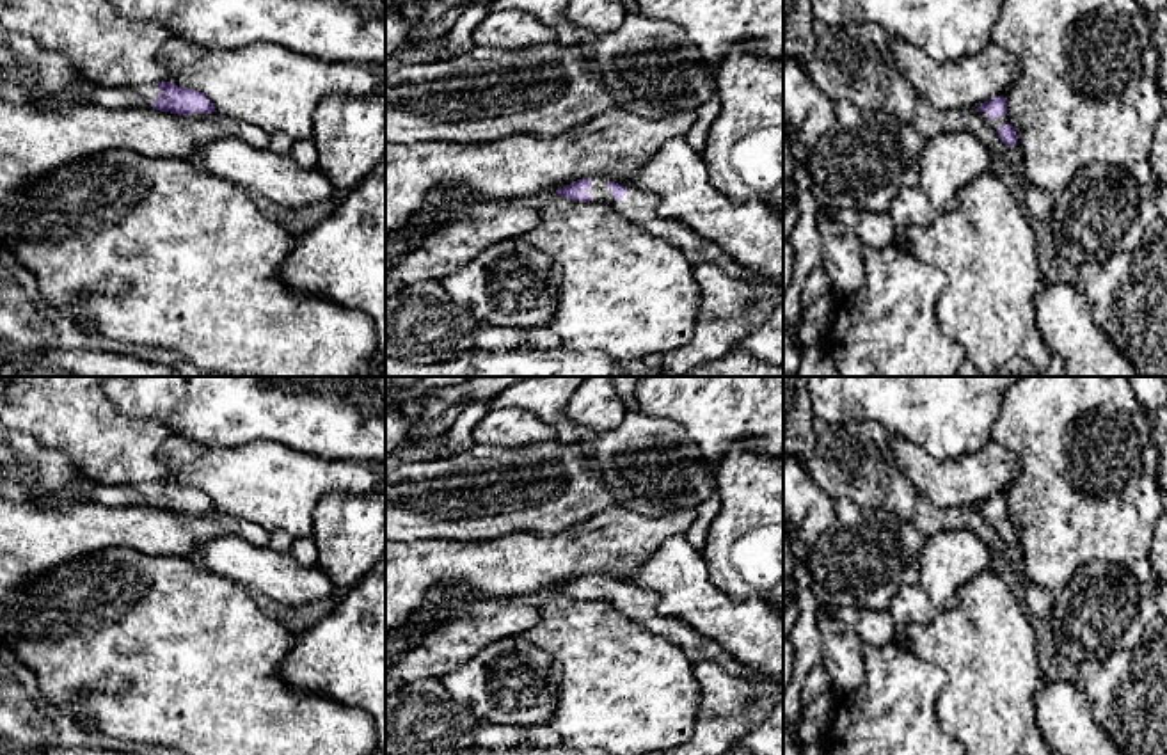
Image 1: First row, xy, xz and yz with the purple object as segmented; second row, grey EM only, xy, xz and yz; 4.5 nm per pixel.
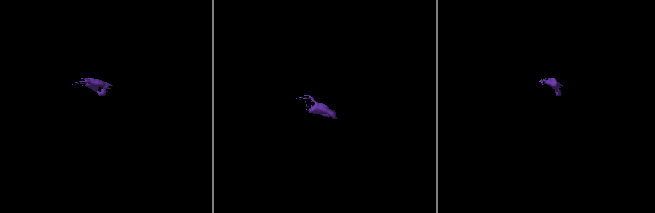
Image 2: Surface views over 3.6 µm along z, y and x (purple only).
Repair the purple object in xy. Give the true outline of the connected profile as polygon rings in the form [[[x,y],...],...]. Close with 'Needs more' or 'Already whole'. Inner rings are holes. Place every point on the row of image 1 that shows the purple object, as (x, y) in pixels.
[[[153,82],[117,89],[87,85],[82,92],[82,103],[107,108],[153,108],[185,117],[206,117],[217,112],[202,92],[178,87],[172,82]]]. Needs more

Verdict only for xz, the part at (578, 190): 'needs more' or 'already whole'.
needs more

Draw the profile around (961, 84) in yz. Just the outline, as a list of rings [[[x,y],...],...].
[[[893,39],[890,57],[918,98],[941,110],[977,108],[993,96],[1004,96],[1021,69],[1018,59],[995,43],[961,60],[936,62],[925,50]]]

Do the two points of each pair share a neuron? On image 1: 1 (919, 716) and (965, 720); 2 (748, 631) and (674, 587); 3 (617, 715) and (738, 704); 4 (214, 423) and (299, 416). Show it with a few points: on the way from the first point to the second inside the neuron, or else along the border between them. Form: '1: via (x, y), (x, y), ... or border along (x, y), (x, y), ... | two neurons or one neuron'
1: border along (945, 677), (936, 718), (951, 736) | two neurons
2: via (730, 622), (709, 611), (691, 596) | one neuron
3: border along (691, 667), (698, 686), (698, 707), (688, 736) | two neurons
4: via (235, 416), (277, 416) | one neuron

